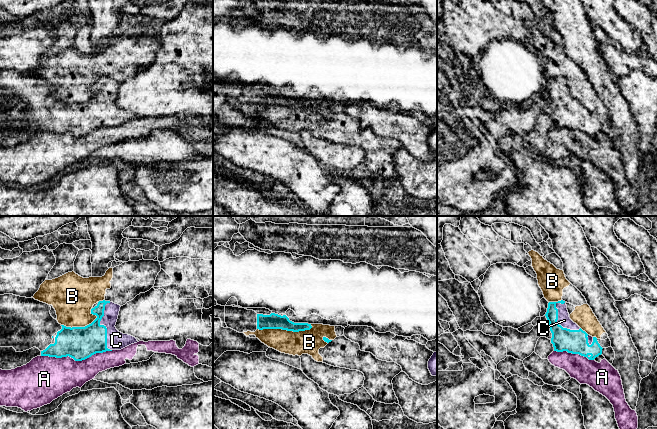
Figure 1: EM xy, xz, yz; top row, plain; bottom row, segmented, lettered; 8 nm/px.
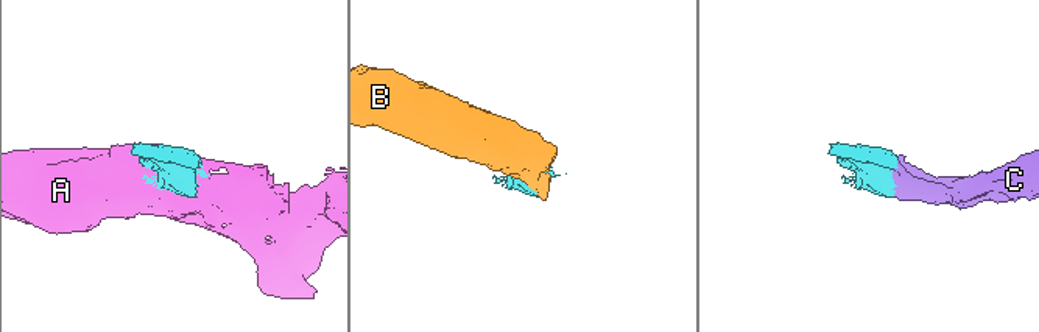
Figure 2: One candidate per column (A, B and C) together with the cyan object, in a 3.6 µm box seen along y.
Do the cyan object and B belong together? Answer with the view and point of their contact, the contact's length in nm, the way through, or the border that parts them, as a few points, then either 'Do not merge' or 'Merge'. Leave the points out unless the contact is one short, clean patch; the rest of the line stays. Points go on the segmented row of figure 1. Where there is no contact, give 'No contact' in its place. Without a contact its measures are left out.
Touches cyan at xz (284, 329). Shared border 440 nm. Do not merge

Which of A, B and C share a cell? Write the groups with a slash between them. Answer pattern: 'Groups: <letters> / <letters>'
Groups: A / B / C

